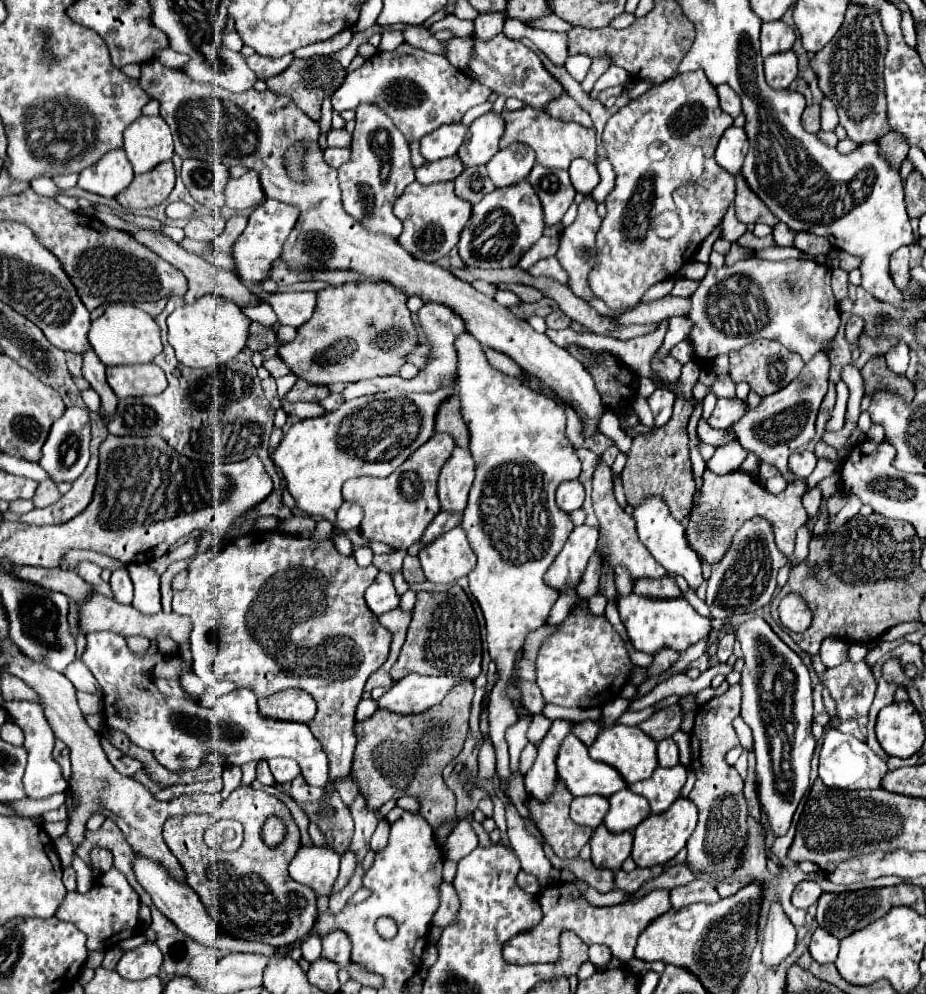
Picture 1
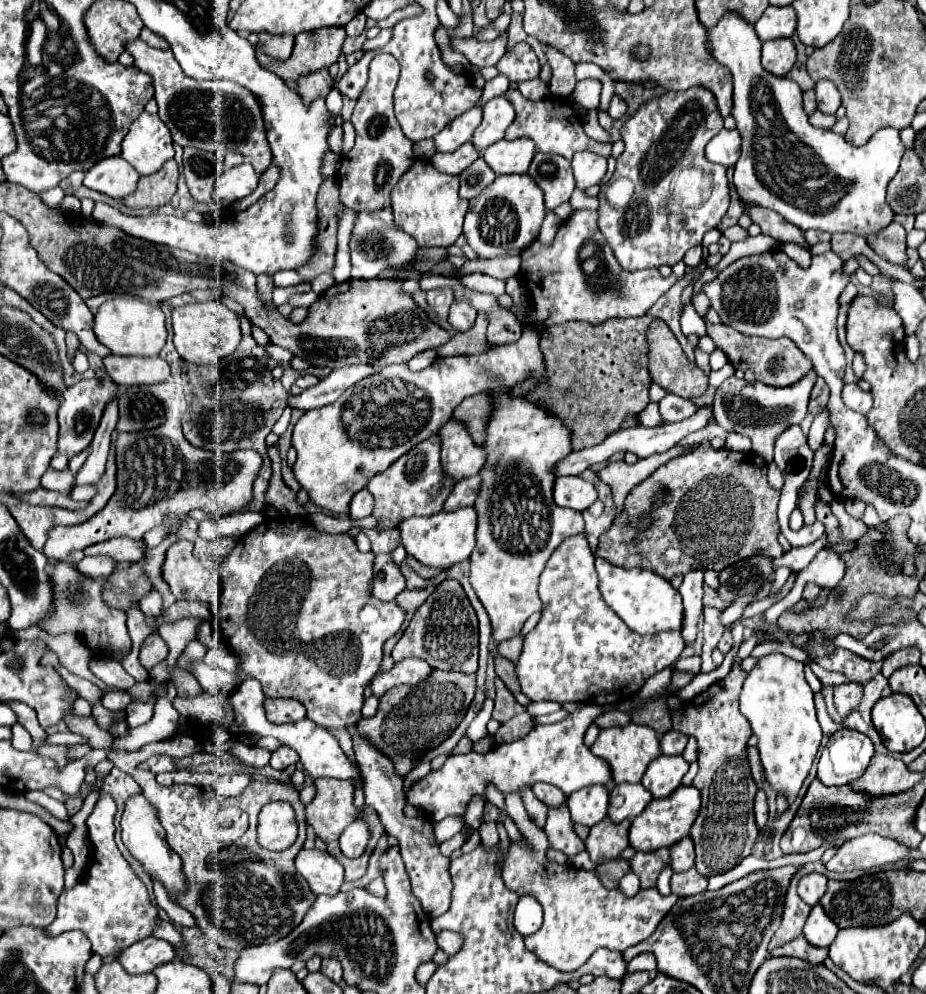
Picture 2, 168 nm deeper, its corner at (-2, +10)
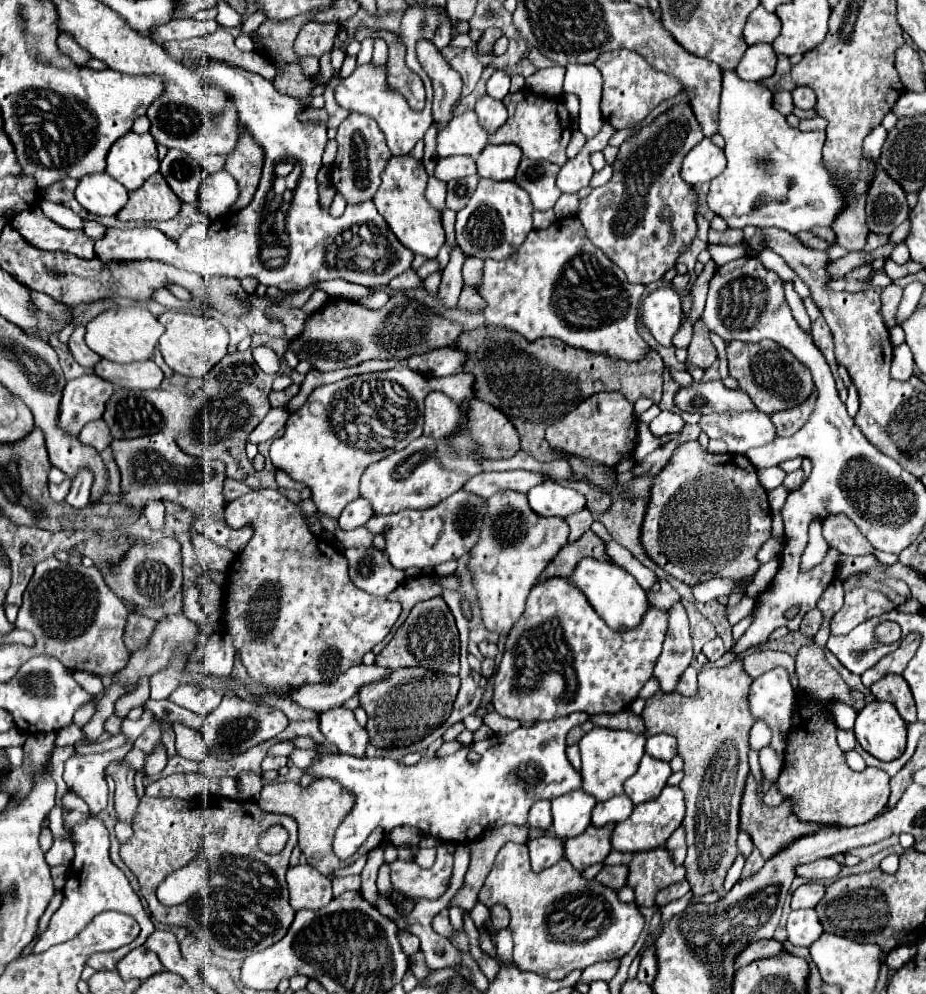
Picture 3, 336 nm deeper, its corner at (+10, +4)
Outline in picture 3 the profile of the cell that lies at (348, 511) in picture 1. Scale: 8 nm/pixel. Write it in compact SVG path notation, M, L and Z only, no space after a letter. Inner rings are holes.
M359 497L357 501L351 501L351 503L343 509L343 513L341 513L341 517L339 517L339 527L345 529L345 531L355 529L355 527L361 527L361 525L365 525L373 515L375 515L375 513L373 513L373 509L371 509L371 503L369 503L367 499Z

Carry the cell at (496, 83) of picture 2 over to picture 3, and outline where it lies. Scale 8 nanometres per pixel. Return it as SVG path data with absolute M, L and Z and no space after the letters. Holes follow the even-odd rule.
M495 71L487 81L487 95L493 99L503 99L509 93L509 75L507 71Z

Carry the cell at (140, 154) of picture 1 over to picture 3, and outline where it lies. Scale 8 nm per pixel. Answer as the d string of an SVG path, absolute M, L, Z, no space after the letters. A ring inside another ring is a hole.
M129 131L109 149L107 173L127 191L139 189L157 171L157 145L149 133L137 135Z

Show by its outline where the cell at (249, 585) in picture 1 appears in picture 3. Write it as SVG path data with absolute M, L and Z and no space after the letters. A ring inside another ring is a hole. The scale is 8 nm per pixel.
M257 489L237 497L226 506L225 521L234 529L253 529L251 541L235 557L227 573L229 589L225 593L225 629L229 629L235 649L255 683L277 691L279 687L297 689L305 683L329 681L345 673L349 667L359 665L361 657L381 643L399 619L401 605L373 597L355 587L349 579L343 553L325 539L313 535L301 507L291 503L279 491Z

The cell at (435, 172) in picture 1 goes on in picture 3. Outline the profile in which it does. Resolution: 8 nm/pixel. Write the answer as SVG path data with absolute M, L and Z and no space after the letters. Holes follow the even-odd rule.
M447 157L447 159L439 159L437 167L435 167L435 177L439 181L451 181L451 179L461 179L467 175L475 175L477 167L475 161L471 157Z

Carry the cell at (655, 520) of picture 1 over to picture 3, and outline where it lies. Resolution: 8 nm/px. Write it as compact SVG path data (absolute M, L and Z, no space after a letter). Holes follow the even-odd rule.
M675 603L669 609L669 631L653 671L653 677L659 681L659 689L663 693L675 691L691 659L693 659L693 643L689 635L689 619L683 605Z

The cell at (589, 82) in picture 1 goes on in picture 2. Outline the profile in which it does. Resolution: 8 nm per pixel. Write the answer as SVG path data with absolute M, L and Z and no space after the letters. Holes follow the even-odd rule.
M585 79L585 81L577 81L577 87L572 95L575 95L579 105L585 109L597 109L599 93L601 93L601 83L597 79Z

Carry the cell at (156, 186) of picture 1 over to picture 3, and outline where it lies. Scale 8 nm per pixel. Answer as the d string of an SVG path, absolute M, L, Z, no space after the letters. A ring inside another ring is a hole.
M161 173L149 177L141 189L129 193L127 205L117 213L121 221L169 221L181 211L179 197Z

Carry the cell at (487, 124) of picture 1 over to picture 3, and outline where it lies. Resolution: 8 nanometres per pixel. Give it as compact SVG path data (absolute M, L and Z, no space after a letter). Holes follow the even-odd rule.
M489 95L477 99L475 103L475 113L479 115L479 123L489 131L495 133L505 121L507 121L507 109L503 101L497 101Z

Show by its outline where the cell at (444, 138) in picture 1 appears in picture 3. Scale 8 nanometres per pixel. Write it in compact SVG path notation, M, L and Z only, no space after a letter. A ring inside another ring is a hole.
M467 111L449 121L449 125L437 135L437 153L439 157L451 155L469 155L477 157L485 147L489 133L479 125L475 111Z

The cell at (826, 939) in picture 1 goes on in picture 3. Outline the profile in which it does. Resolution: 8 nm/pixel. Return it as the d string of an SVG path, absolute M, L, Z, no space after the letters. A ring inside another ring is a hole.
M799 909L799 911L791 911L789 919L787 919L787 933L789 933L789 941L793 945L801 945L807 947L813 941L817 941L823 933L823 927L817 919L815 909Z

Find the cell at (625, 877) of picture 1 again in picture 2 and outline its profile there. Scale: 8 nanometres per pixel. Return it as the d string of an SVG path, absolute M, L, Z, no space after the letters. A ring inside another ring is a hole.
M659 849L651 853L635 853L635 857L631 859L631 871L641 879L641 889L655 887L663 865L667 865L669 861L671 861L669 849Z

